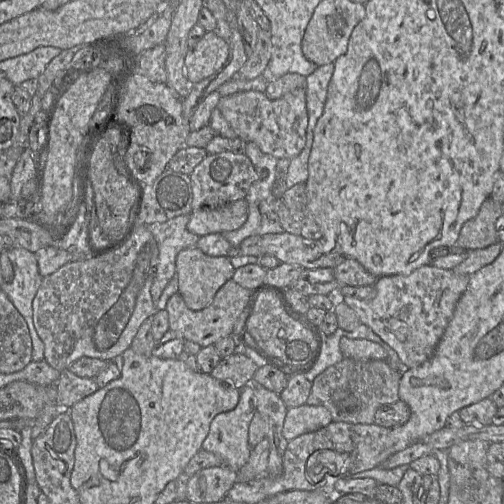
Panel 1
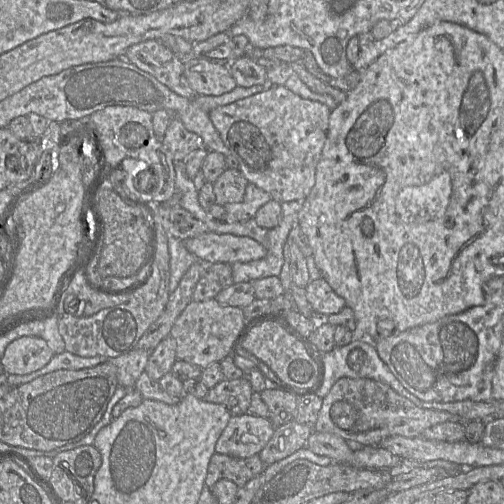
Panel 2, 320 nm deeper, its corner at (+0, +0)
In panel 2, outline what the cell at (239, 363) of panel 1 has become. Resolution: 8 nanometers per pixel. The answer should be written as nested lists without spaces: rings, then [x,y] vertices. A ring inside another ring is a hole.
[[[246,378],[224,379],[208,390],[205,400],[227,407],[231,415],[248,413],[253,394],[250,381]]]

